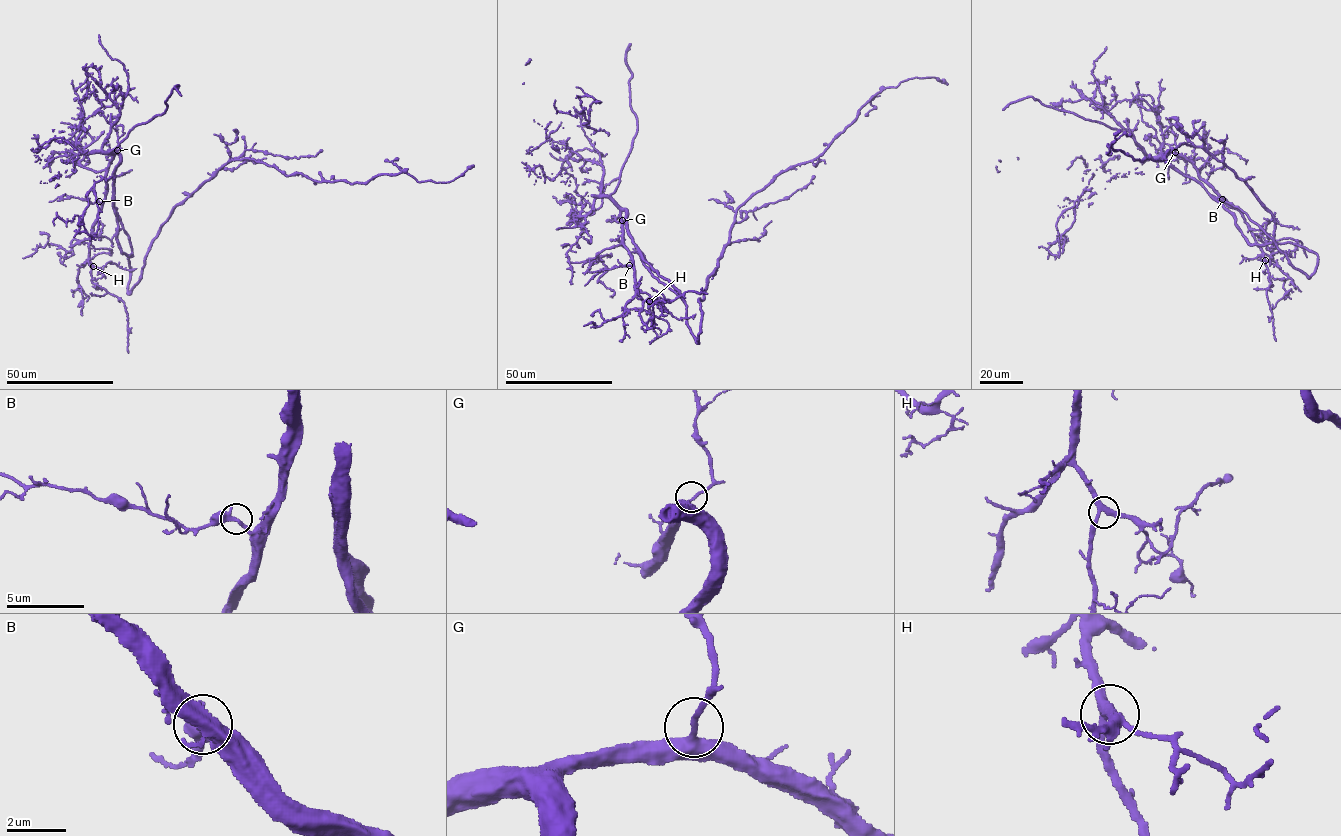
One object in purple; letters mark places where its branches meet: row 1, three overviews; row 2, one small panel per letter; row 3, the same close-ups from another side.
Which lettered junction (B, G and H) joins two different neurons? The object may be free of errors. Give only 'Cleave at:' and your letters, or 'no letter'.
Cleave at: no letter

